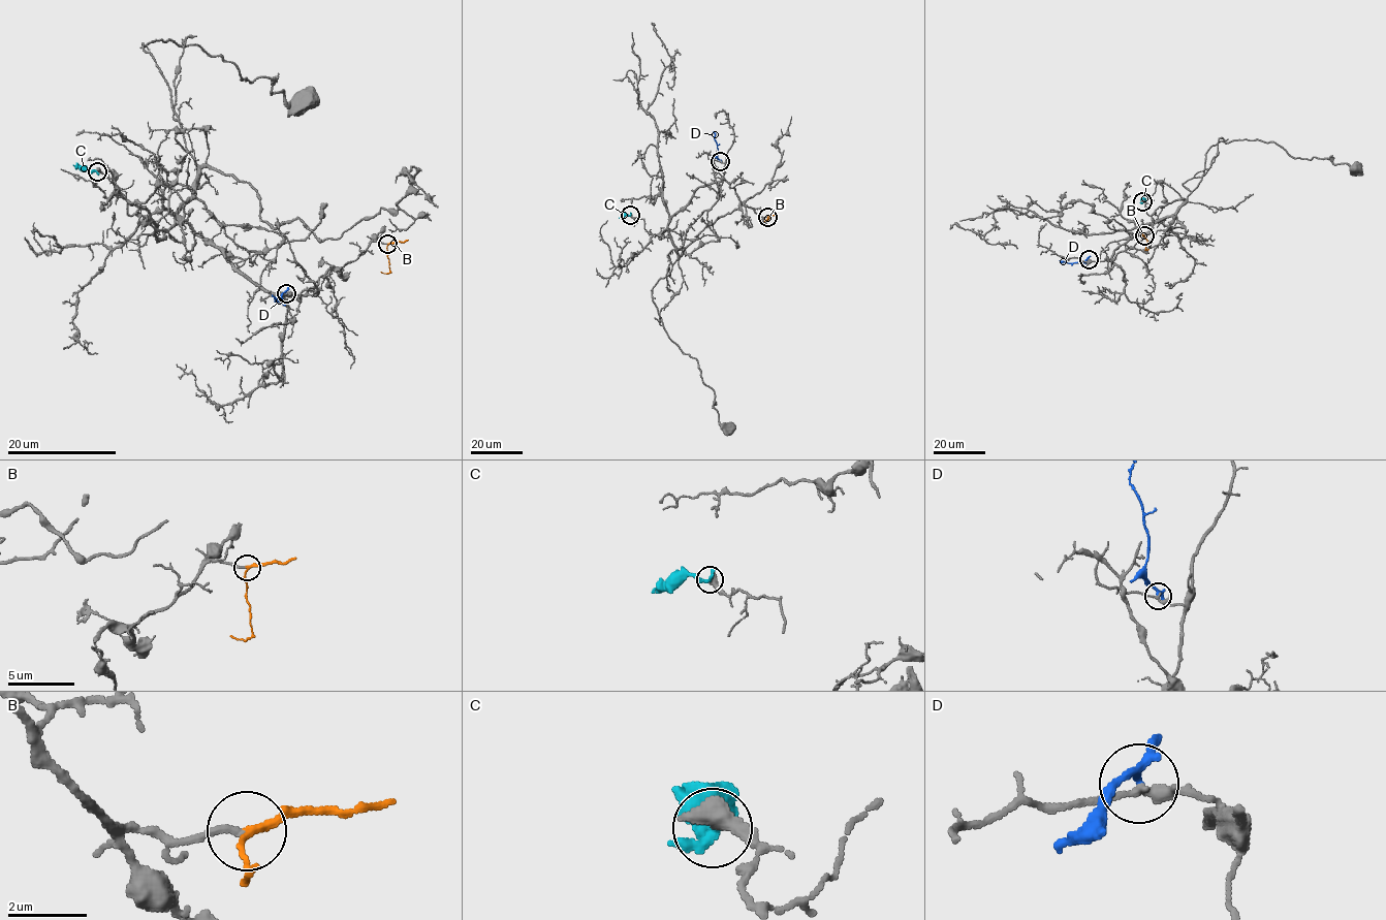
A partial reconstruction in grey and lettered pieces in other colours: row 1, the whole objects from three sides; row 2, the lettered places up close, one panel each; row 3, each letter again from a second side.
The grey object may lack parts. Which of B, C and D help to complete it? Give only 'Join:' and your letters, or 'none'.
Join: B

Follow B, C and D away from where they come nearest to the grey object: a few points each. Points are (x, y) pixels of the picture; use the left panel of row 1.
B: (387, 244), (388, 273), (380, 272)
C: (96, 171), (82, 170), (73, 165)
D: (286, 293), (279, 302), (272, 294)

